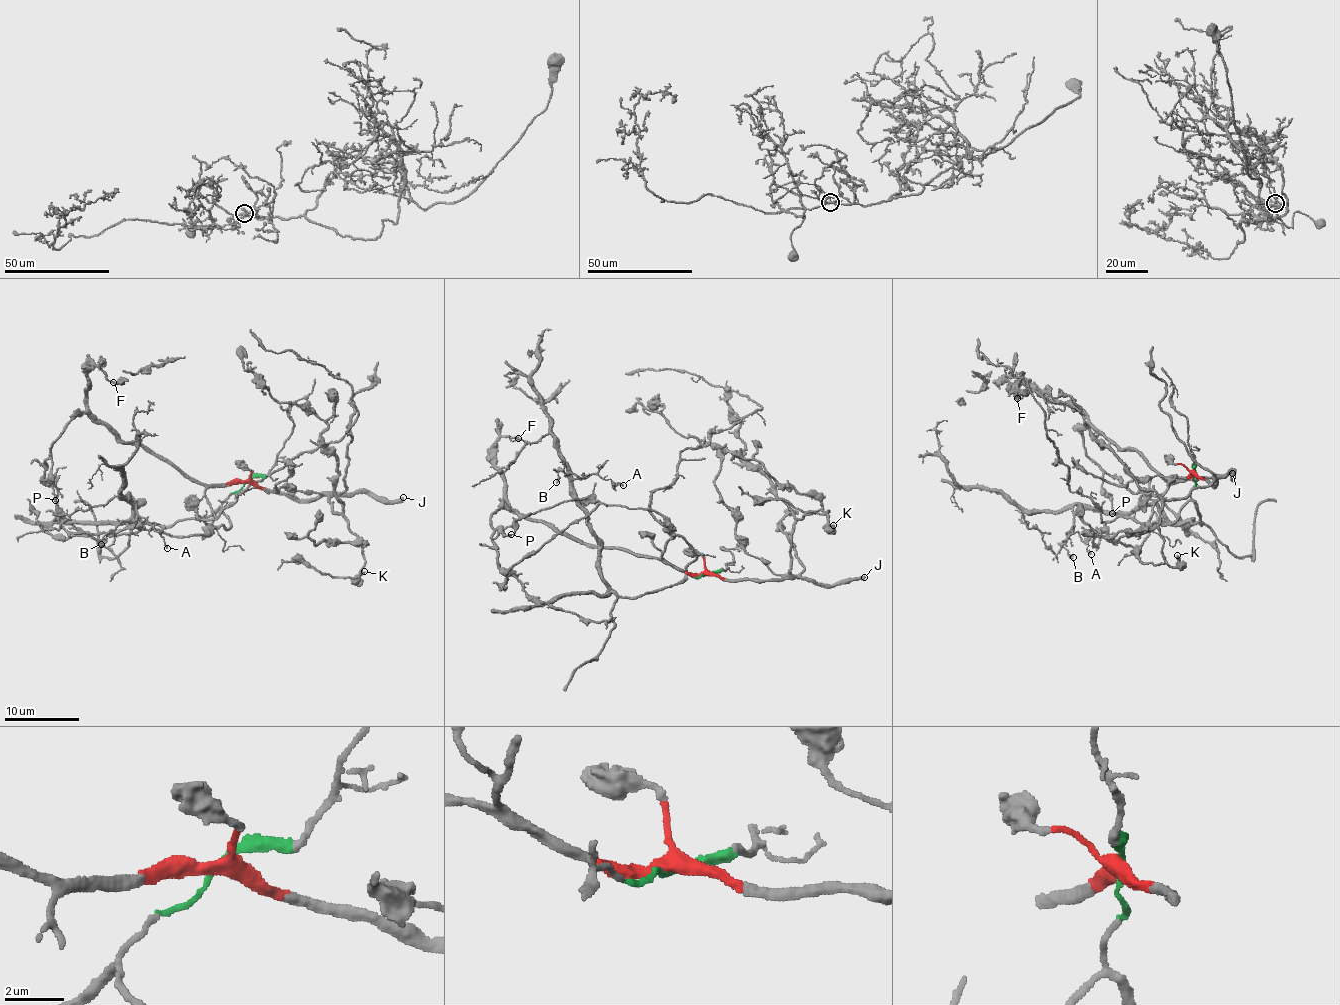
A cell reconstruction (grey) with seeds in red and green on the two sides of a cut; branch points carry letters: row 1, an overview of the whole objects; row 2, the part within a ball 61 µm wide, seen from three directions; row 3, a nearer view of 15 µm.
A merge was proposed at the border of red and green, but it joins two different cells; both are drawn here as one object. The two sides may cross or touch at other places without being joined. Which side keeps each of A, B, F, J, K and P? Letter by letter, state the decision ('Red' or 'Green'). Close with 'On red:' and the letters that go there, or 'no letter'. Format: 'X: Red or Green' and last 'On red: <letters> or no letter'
A: Green
B: Green
F: Red
J: Red
K: Red
P: Red
On red: F, J, K, P

